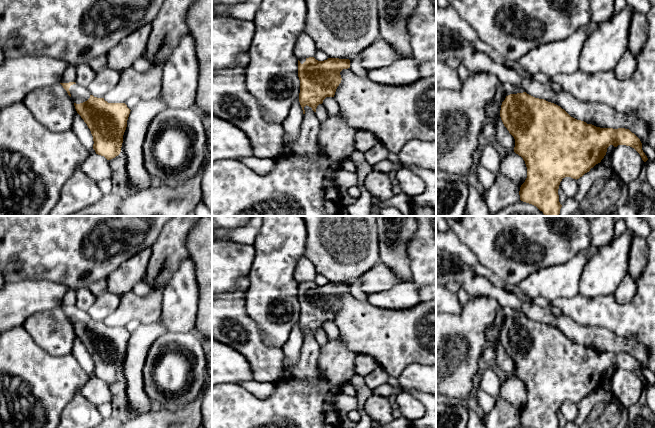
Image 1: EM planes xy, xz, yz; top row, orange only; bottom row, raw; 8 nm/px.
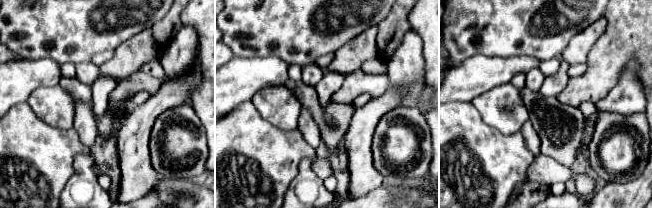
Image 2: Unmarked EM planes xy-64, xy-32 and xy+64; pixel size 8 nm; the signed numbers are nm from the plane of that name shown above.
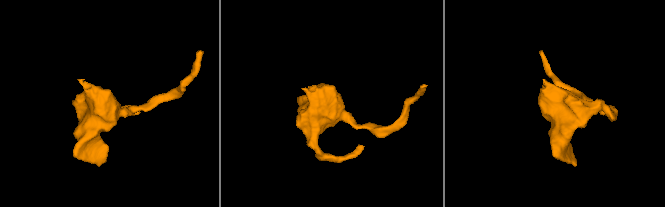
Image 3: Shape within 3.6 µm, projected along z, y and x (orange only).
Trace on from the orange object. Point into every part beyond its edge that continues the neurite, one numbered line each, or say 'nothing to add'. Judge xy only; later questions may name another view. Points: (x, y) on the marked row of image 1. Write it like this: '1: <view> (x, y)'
1: xy (79, 94)

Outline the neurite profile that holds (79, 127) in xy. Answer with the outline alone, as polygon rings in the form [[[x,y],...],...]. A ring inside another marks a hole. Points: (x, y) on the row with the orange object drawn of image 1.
[[[76,113],[73,119],[71,130],[76,135],[80,143],[89,152],[91,152],[91,150],[93,149],[93,144],[94,144],[93,136],[87,124],[84,122],[84,120],[81,118],[81,116],[78,113]]]

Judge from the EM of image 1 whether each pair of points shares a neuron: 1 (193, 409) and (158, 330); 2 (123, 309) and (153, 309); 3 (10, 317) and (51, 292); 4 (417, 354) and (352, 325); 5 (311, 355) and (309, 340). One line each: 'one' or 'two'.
1: two
2: one
3: one
4: one
5: one

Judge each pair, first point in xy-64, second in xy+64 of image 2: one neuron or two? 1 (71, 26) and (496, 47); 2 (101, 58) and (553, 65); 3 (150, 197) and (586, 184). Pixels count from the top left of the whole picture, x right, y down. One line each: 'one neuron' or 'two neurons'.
1: one neuron
2: one neuron
3: two neurons

